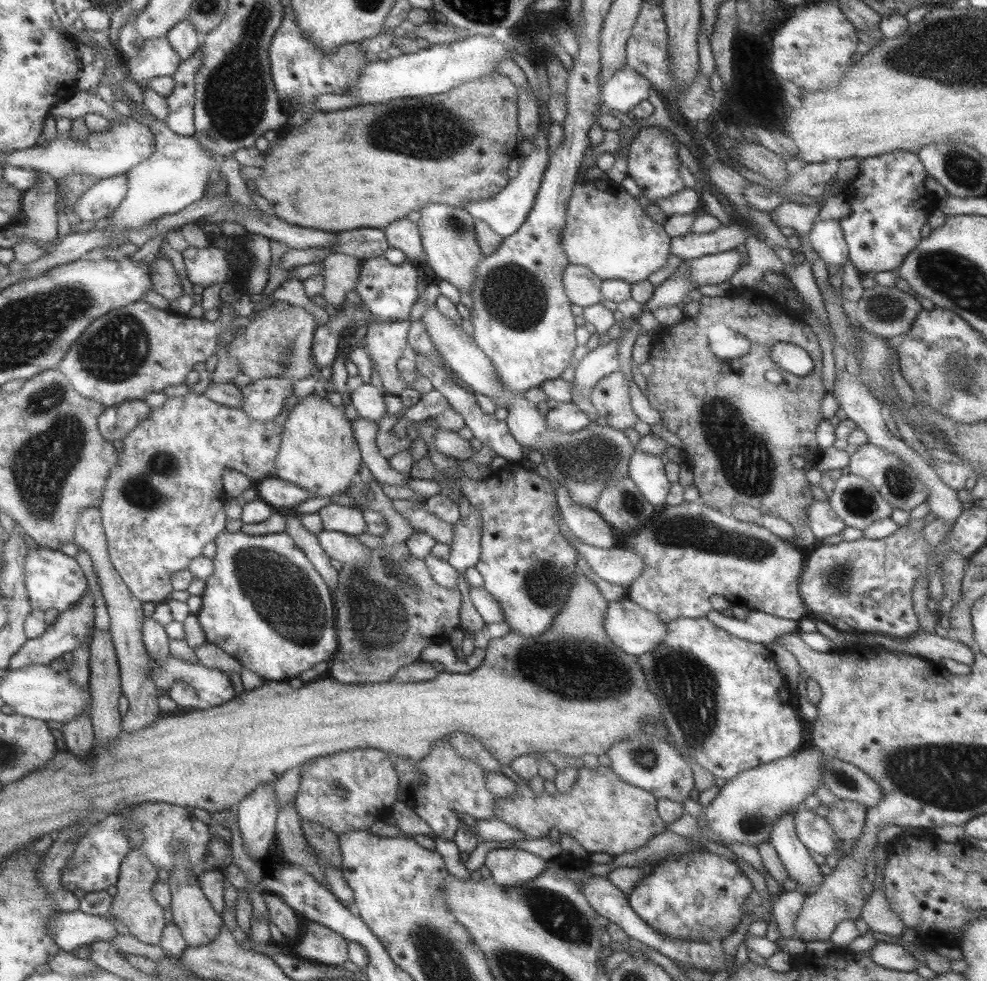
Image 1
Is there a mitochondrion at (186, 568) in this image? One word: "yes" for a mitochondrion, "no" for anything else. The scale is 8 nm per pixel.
no

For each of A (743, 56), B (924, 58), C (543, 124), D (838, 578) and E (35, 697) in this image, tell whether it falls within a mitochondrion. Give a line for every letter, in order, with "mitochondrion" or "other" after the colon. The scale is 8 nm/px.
A: other
B: mitochondrion
C: other
D: mitochondrion
E: other

